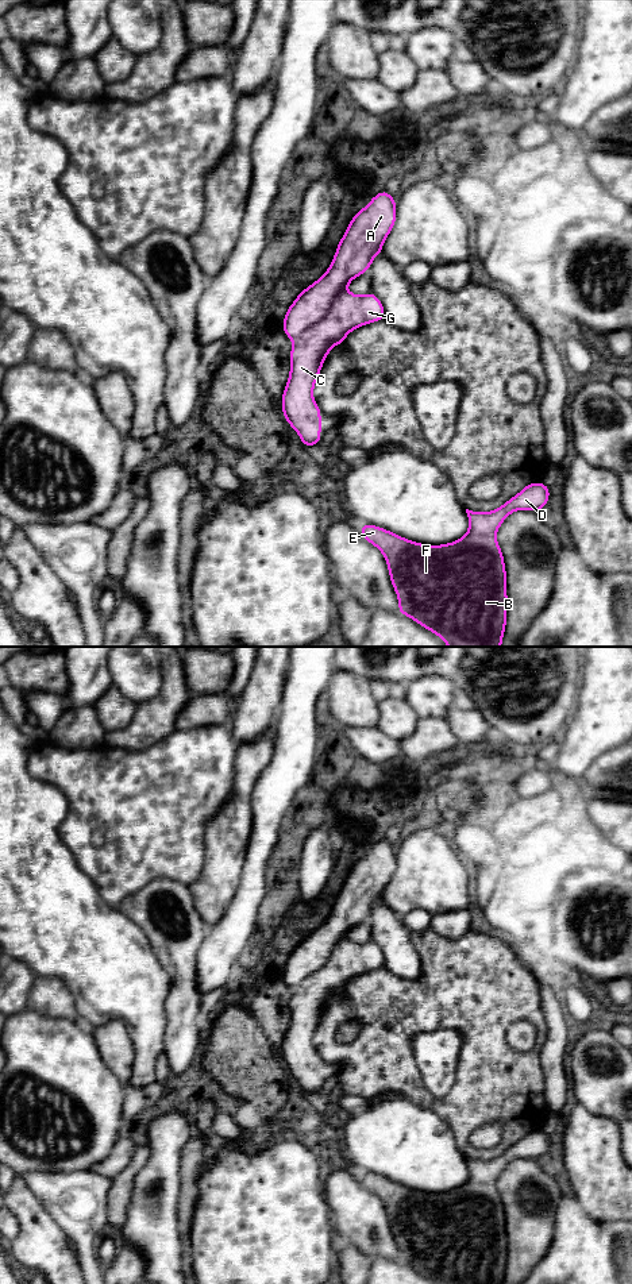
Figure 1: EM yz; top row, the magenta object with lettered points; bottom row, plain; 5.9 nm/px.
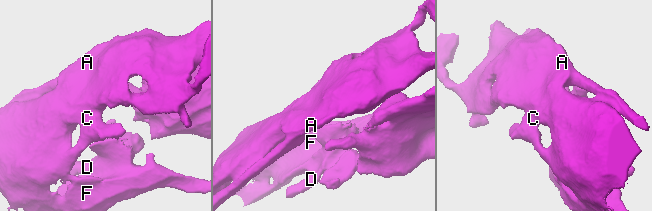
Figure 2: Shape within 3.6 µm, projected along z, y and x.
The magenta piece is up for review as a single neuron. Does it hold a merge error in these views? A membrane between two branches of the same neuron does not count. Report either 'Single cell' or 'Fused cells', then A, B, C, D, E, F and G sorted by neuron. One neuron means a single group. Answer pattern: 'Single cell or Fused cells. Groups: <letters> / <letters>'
Single cell. Groups: A B C D E F G

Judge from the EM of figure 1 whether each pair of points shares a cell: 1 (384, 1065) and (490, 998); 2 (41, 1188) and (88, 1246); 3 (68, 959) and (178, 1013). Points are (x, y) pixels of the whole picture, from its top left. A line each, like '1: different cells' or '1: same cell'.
1: same cell
2: same cell
3: different cells

